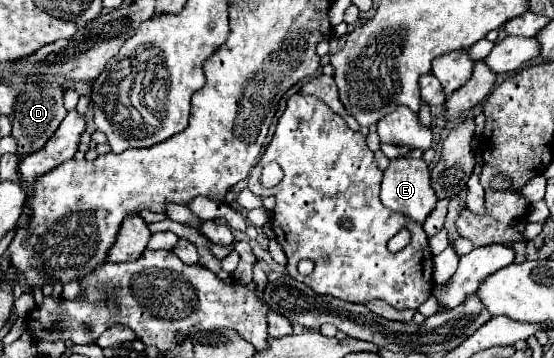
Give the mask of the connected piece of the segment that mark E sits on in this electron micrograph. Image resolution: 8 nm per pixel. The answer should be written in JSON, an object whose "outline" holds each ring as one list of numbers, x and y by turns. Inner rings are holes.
{"outline":[[413,157,393,159,383,175,381,203,393,211,399,211,399,213,411,217,419,225,423,225,425,219,431,215,431,211,437,205,437,197,431,189,431,181,429,181,429,165,423,159,413,159]]}

